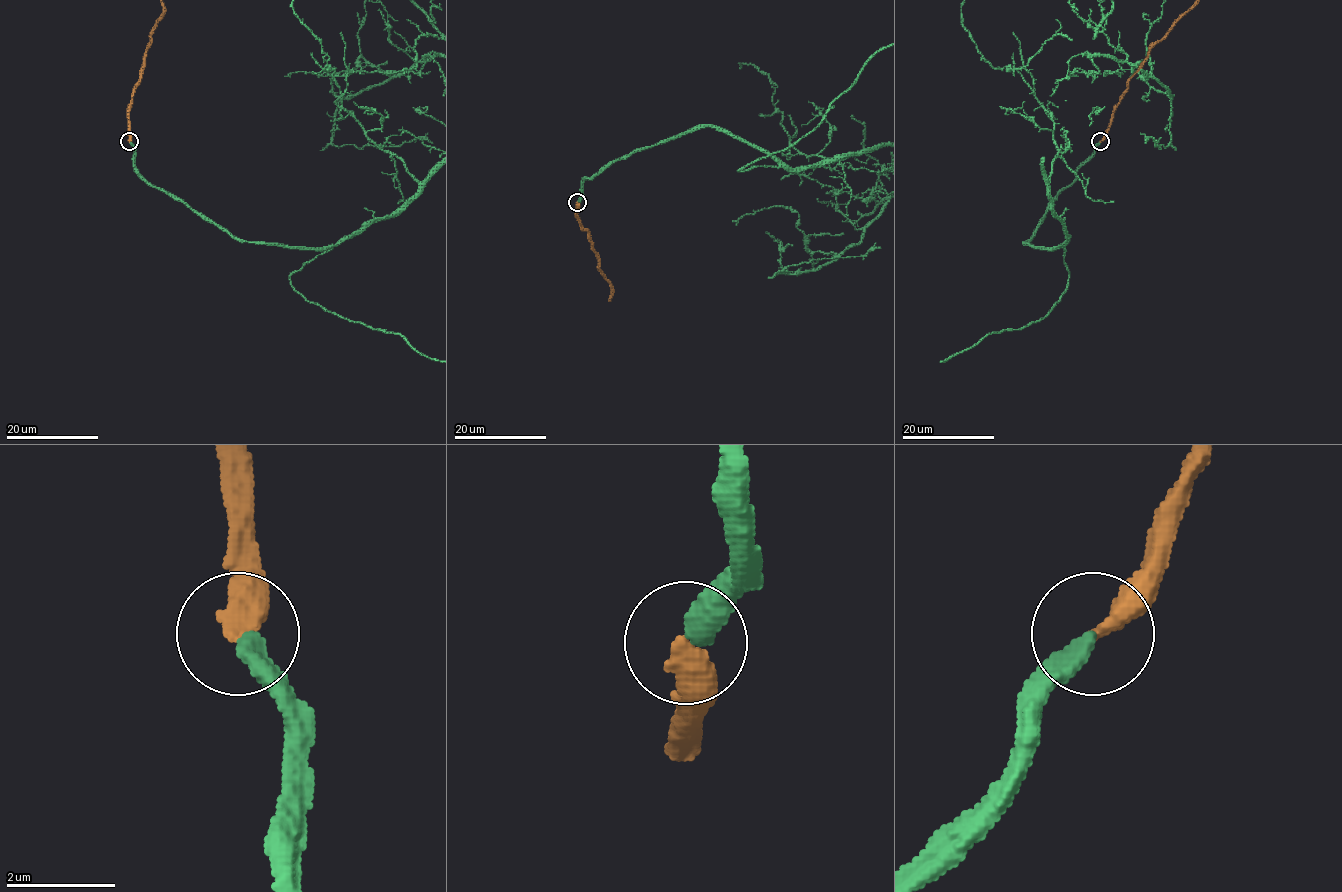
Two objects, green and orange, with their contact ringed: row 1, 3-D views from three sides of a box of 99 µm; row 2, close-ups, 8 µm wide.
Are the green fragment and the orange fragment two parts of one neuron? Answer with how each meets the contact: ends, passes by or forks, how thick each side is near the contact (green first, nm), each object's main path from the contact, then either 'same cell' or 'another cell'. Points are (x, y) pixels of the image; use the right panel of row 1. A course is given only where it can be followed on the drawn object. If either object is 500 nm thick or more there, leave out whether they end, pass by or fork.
green ends there; orange ends there; 360 nm thick on the green side, 440 nm on the other; orange runs (1101, 141), (1119, 97), (1127, 89), (1129, 79), (1147, 53); same cell

